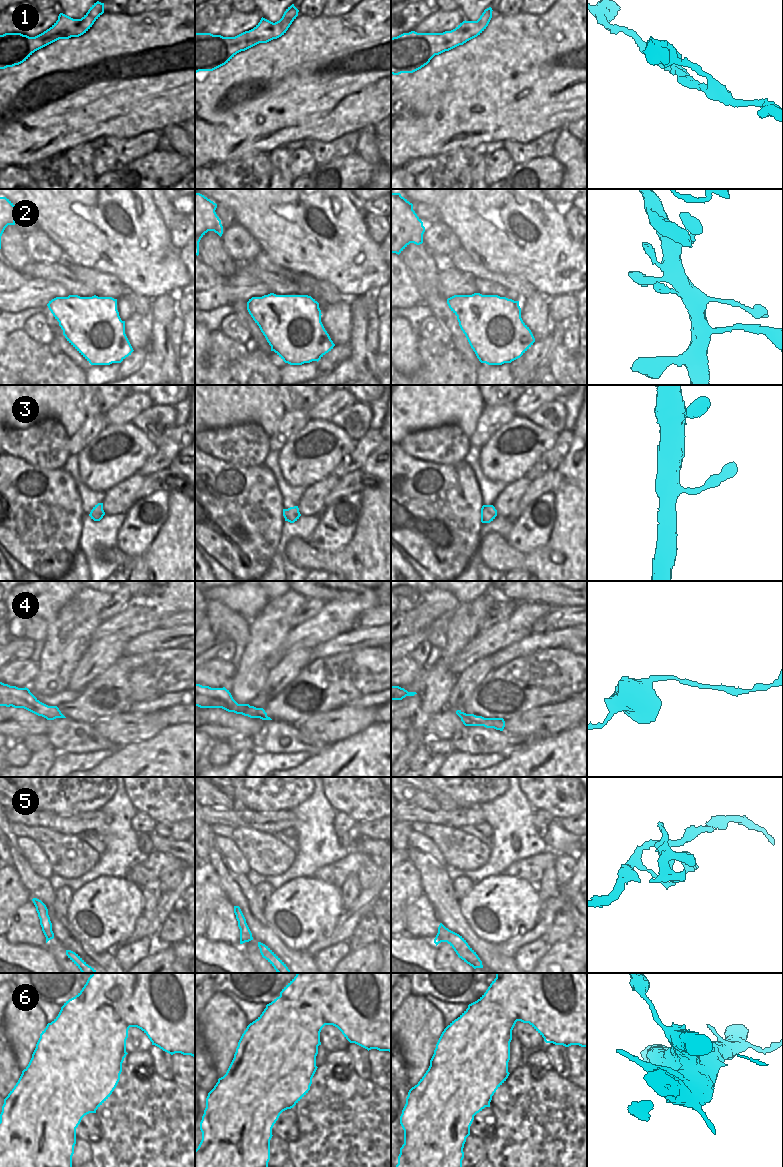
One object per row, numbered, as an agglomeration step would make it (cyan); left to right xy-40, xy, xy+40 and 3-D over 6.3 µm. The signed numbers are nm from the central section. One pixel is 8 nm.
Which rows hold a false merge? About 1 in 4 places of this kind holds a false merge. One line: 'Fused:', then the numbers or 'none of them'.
Fused: 5, 6

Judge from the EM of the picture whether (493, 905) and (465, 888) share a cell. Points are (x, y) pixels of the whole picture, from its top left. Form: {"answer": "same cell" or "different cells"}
{"answer": "different cells"}

